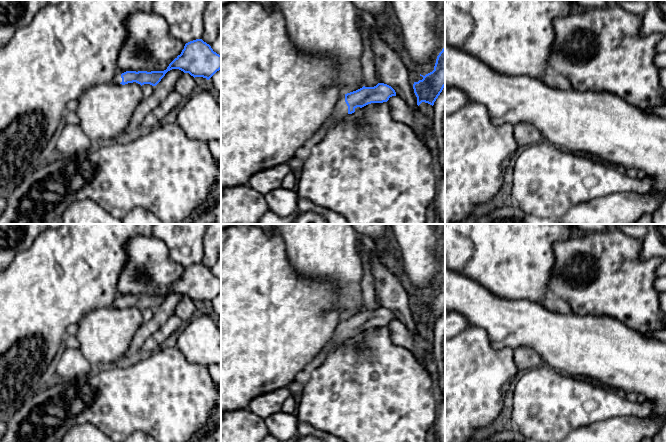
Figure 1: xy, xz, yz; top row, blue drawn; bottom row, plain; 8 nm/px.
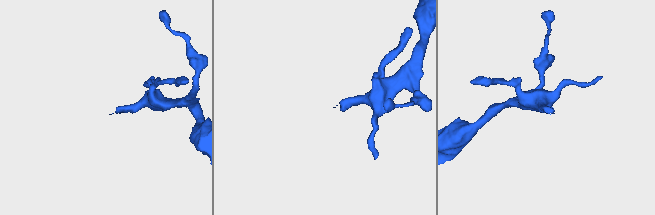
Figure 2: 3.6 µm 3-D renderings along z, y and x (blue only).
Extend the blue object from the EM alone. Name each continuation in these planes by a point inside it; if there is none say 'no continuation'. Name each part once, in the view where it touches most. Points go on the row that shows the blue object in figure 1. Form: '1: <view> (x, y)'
1: xz (340, 110)

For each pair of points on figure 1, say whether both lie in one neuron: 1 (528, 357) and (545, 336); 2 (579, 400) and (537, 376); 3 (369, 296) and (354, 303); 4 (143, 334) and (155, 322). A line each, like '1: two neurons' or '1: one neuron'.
1: two neurons
2: one neuron
3: two neurons
4: one neuron

